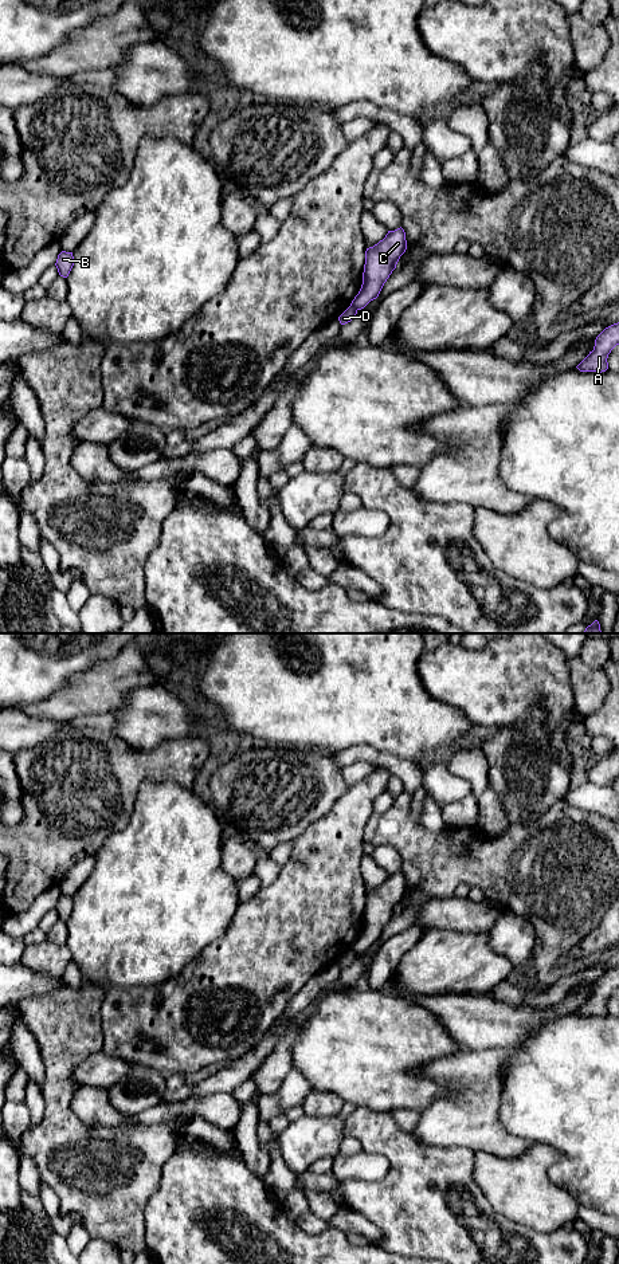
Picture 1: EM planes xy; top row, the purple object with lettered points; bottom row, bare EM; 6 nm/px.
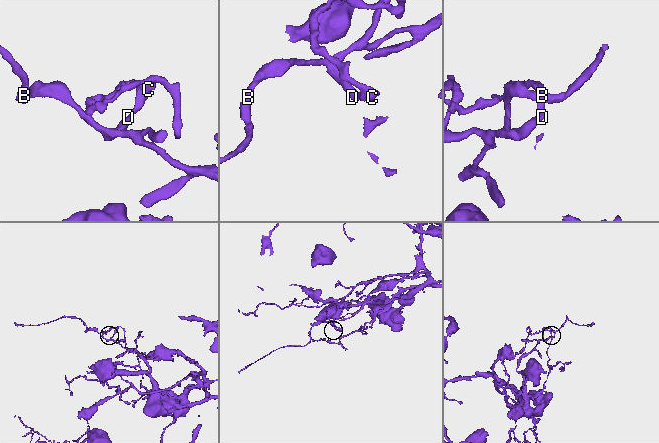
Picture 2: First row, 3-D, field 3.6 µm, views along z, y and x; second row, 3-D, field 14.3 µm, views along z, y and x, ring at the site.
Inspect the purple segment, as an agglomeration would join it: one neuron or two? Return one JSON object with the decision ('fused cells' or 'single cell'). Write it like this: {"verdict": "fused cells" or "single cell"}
{"verdict": "fused cells"}

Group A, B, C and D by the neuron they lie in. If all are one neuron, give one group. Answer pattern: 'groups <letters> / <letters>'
groups A C / B D

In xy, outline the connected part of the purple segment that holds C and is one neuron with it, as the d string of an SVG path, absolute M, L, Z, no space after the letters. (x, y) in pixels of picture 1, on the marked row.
M401 227L395 231L388 231L383 240L367 248L363 284L350 303L353 307L361 310L379 297L384 283L396 268L406 250L406 232Z

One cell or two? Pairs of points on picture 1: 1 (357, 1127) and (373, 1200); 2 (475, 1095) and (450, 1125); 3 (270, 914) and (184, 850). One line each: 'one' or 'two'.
1: one
2: one
3: two

